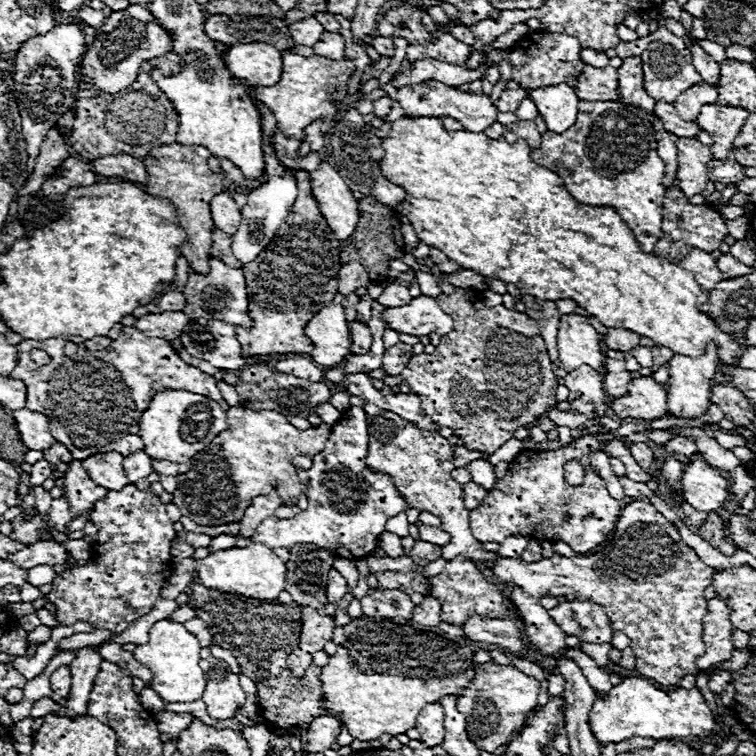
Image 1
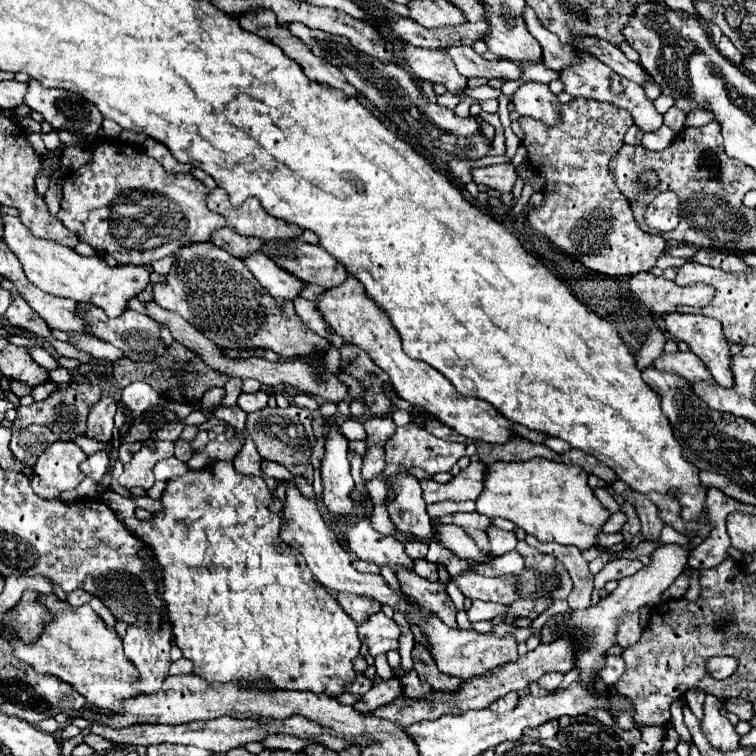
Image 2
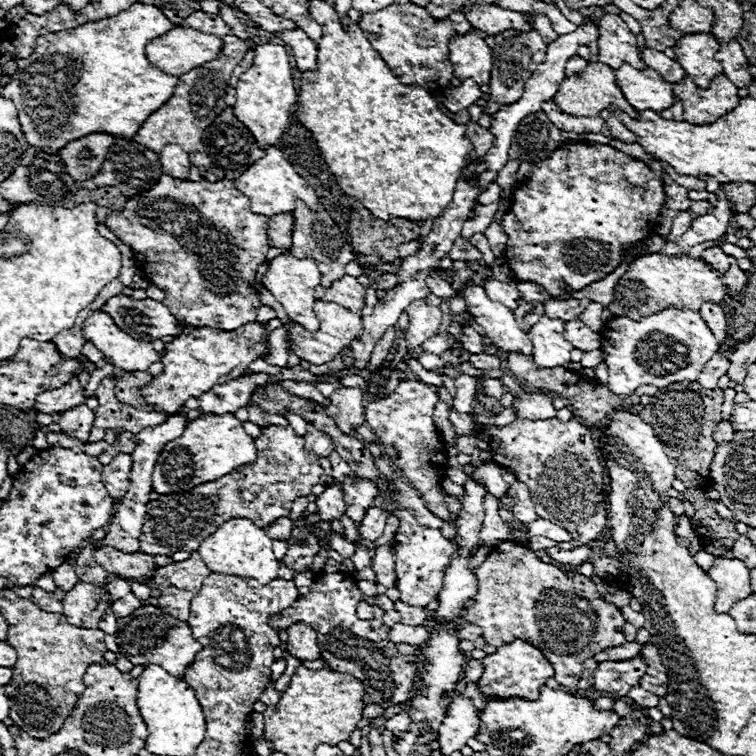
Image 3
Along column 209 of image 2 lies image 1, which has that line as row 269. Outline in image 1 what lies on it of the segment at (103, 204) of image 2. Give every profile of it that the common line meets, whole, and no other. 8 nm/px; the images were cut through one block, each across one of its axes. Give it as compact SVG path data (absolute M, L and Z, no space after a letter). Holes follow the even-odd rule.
M212 258L208 266L210 266L208 274L198 274L190 268L190 276L184 286L184 296L186 296L184 314L188 318L204 316L206 320L220 320L224 324L248 328L252 320L248 316L248 294L246 294L246 280L242 268L230 268L216 258Z

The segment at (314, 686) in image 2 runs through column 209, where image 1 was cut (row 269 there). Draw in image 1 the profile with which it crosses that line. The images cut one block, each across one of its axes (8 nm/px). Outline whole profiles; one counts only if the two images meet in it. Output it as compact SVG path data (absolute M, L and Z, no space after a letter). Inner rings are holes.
M406 116L406 118L394 120L390 124L392 124L390 136L382 138L382 148L384 148L382 172L384 172L384 176L388 176L390 180L394 180L396 184L400 184L404 188L406 198L396 206L396 210L410 220L410 224L416 230L416 236L424 244L442 250L450 260L456 260L466 270L474 270L474 272L478 272L482 276L498 278L498 280L502 280L506 284L514 284L522 292L526 292L530 296L536 296L540 300L554 300L556 302L556 300L562 300L562 298L572 298L572 300L578 302L578 306L582 306L594 318L598 318L598 322L602 326L606 326L606 328L626 328L626 330L632 330L632 332L640 334L640 336L648 336L648 338L654 340L654 344L668 346L670 350L674 350L674 354L686 354L686 356L694 356L694 352L696 354L702 354L704 348L706 348L706 344L710 340L714 340L720 346L718 348L720 364L730 366L730 364L734 364L734 358L740 356L738 342L732 336L728 336L726 332L720 332L710 316L698 312L698 306L708 300L708 292L700 290L700 286L692 278L692 274L690 272L684 272L682 268L678 268L676 264L668 262L666 258L662 258L658 254L644 254L642 248L640 248L640 244L632 236L630 228L622 222L622 218L618 216L618 212L614 208L610 208L610 206L584 206L584 204L578 204L568 194L568 190L560 182L562 178L556 172L552 172L552 170L536 164L530 158L530 146L524 140L518 140L514 144L508 144L504 138L494 140L494 138L488 138L486 134L482 134L482 132L468 132L468 130L448 132L448 130L442 128L442 120L436 118L436 116L424 116L424 118Z

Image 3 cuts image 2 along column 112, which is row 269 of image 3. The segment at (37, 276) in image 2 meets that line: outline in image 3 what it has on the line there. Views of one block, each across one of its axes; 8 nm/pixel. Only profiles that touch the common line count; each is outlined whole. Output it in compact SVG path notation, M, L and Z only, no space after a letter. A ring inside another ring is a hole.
M292 254L276 256L274 260L268 262L268 270L266 270L266 276L262 278L262 284L282 304L282 308L286 310L286 314L290 316L292 322L308 328L310 332L318 330L318 318L316 318L312 306L316 302L316 286L320 284L320 272L312 258L300 260L300 258L294 258Z

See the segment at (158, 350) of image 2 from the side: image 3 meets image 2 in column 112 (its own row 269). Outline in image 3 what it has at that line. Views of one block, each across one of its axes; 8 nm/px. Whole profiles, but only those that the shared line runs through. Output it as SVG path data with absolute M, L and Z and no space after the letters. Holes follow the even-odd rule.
M300 204L300 208L296 208L296 212L292 212L292 214L296 216L296 228L294 228L290 252L300 256L300 258L302 256L312 256L316 260L318 270L320 270L320 292L324 292L336 280L346 276L346 264L350 264L354 260L350 244L346 242L344 234L340 232L338 224L332 220L332 216L326 208L320 206L316 212L312 212L306 204Z

